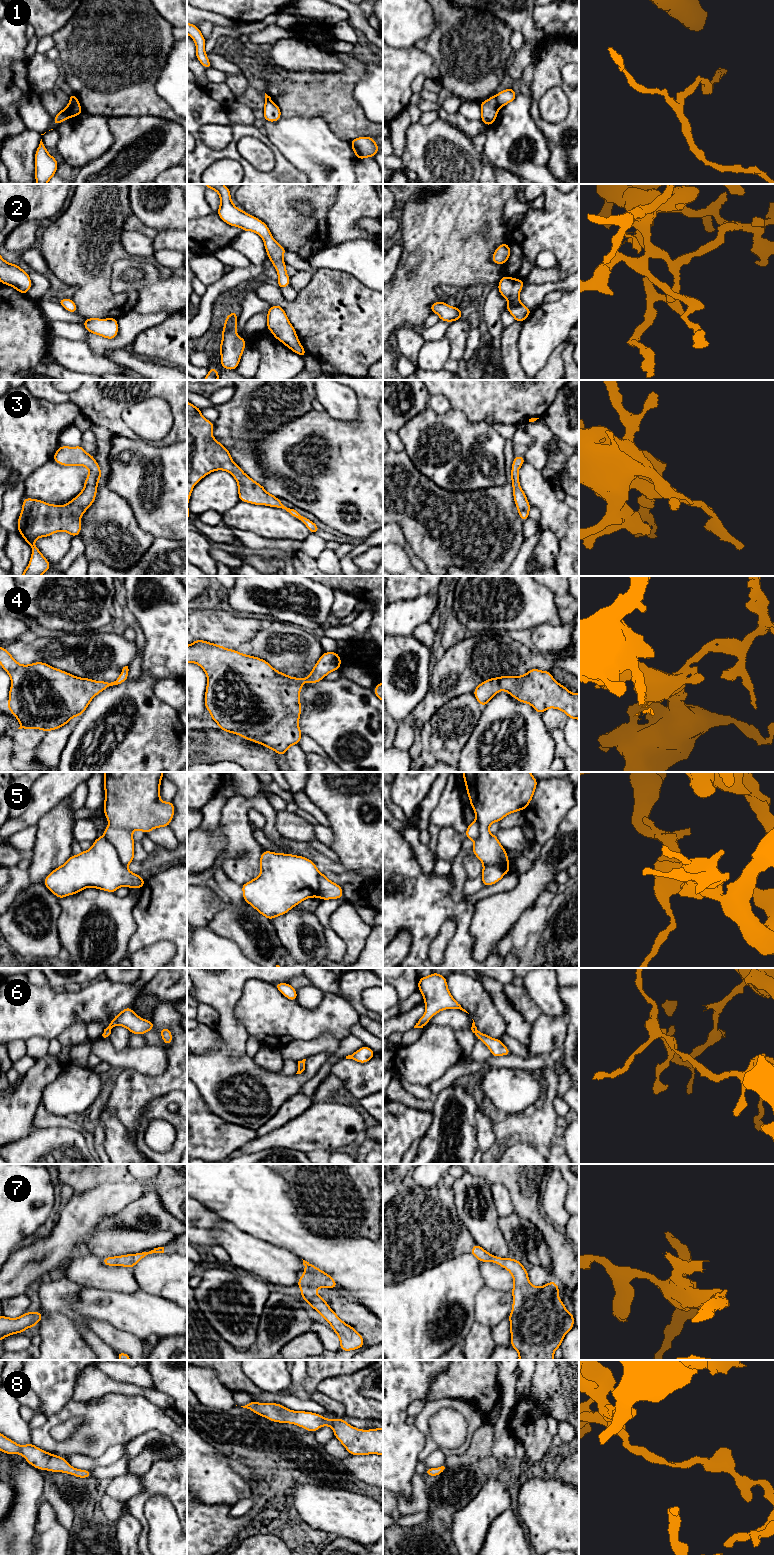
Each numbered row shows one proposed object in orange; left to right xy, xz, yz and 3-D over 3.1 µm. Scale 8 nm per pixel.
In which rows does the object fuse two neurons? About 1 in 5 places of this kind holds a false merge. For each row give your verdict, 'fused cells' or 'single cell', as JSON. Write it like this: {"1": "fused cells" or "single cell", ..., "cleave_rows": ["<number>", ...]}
{"1": "fused cells", "2": "single cell", "3": "single cell", "4": "single cell", "5": "fused cells", "6": "single cell", "7": "single cell", "8": "single cell", "cleave_rows": ["1", "5"]}

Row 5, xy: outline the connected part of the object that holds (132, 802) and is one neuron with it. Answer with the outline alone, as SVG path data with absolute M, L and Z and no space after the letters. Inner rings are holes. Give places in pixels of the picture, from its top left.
M104 772L104 815L109 825L104 837L115 847L121 862L127 866L134 861L134 843L132 832L140 830L150 834L159 827L169 827L174 816L173 802L160 799L160 784L164 772Z

